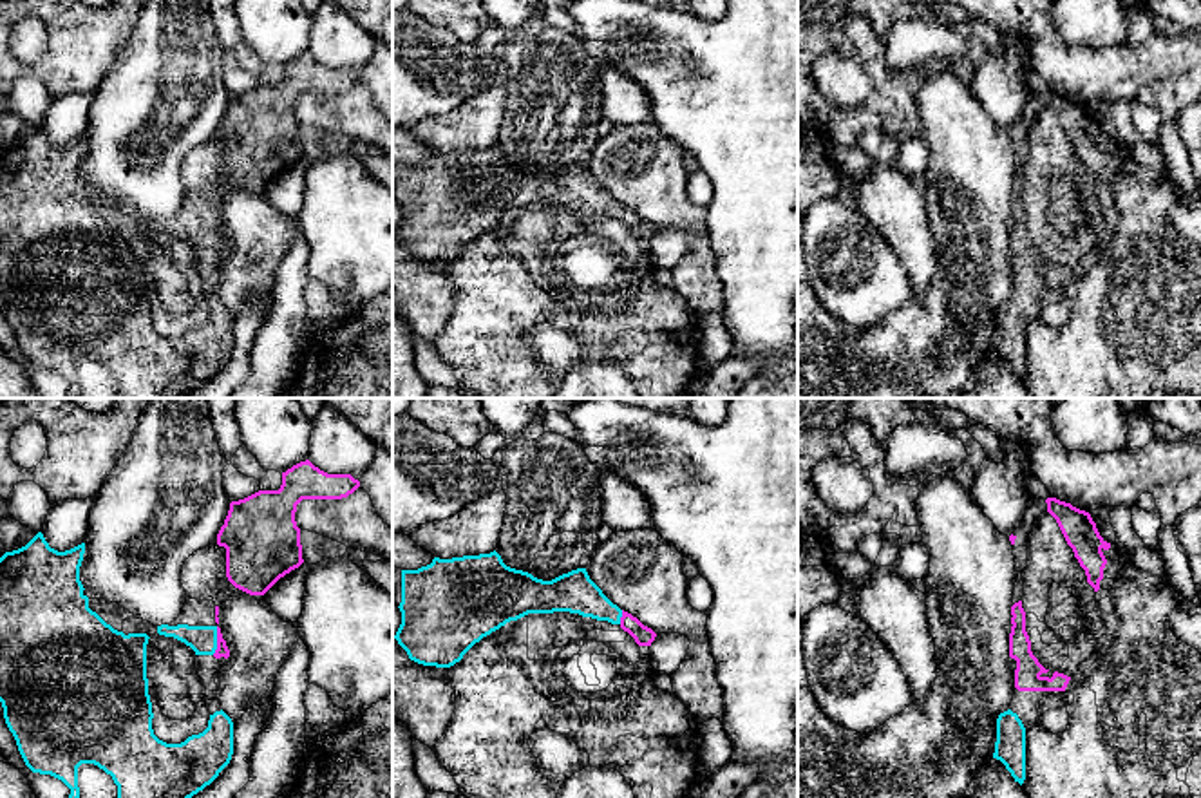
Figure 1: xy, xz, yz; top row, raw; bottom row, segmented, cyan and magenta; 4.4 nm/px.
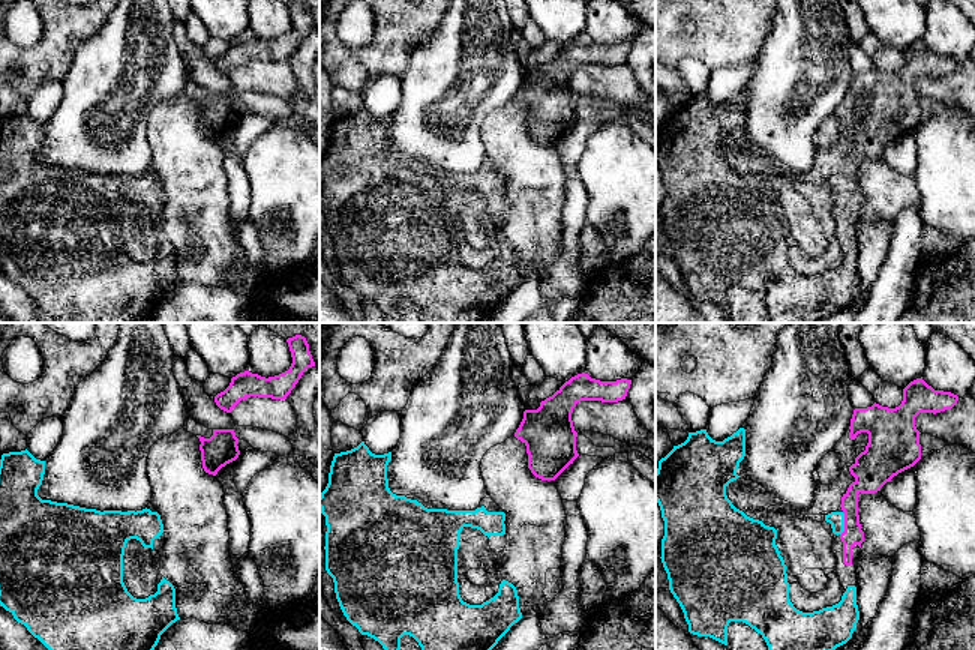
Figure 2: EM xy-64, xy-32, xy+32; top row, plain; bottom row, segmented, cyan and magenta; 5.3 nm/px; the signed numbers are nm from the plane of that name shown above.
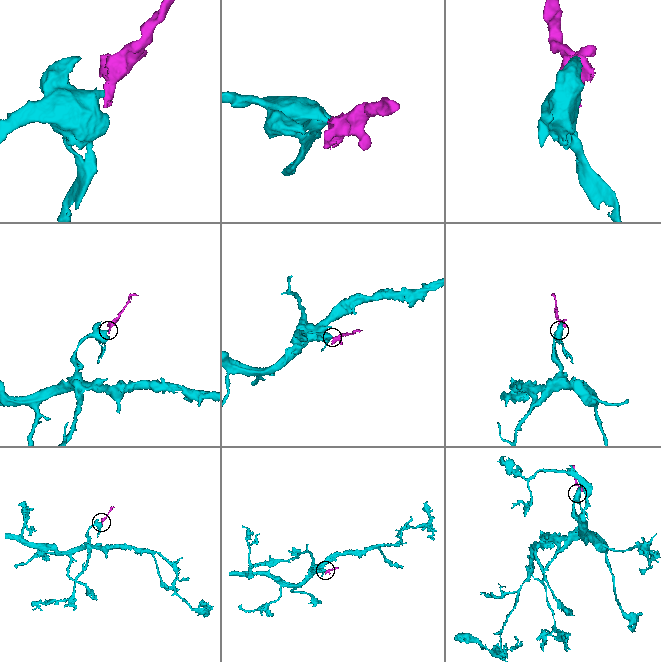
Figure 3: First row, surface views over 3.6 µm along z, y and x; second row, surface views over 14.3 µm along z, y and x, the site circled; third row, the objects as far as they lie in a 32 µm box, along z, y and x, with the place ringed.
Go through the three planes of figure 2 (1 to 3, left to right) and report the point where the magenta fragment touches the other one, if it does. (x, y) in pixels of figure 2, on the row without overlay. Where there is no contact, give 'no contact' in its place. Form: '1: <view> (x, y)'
1: no contact
2: no contact
3: xy+32 (843, 188)

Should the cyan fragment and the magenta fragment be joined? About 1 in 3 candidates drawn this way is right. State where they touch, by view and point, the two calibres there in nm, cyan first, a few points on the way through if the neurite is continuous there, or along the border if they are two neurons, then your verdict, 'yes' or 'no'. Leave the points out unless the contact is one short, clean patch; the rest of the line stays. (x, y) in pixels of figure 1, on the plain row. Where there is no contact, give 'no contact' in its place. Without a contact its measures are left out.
xy (216, 236) | 130/50 nm | across xy (203, 234), (216, 236), (221, 245) | yes

